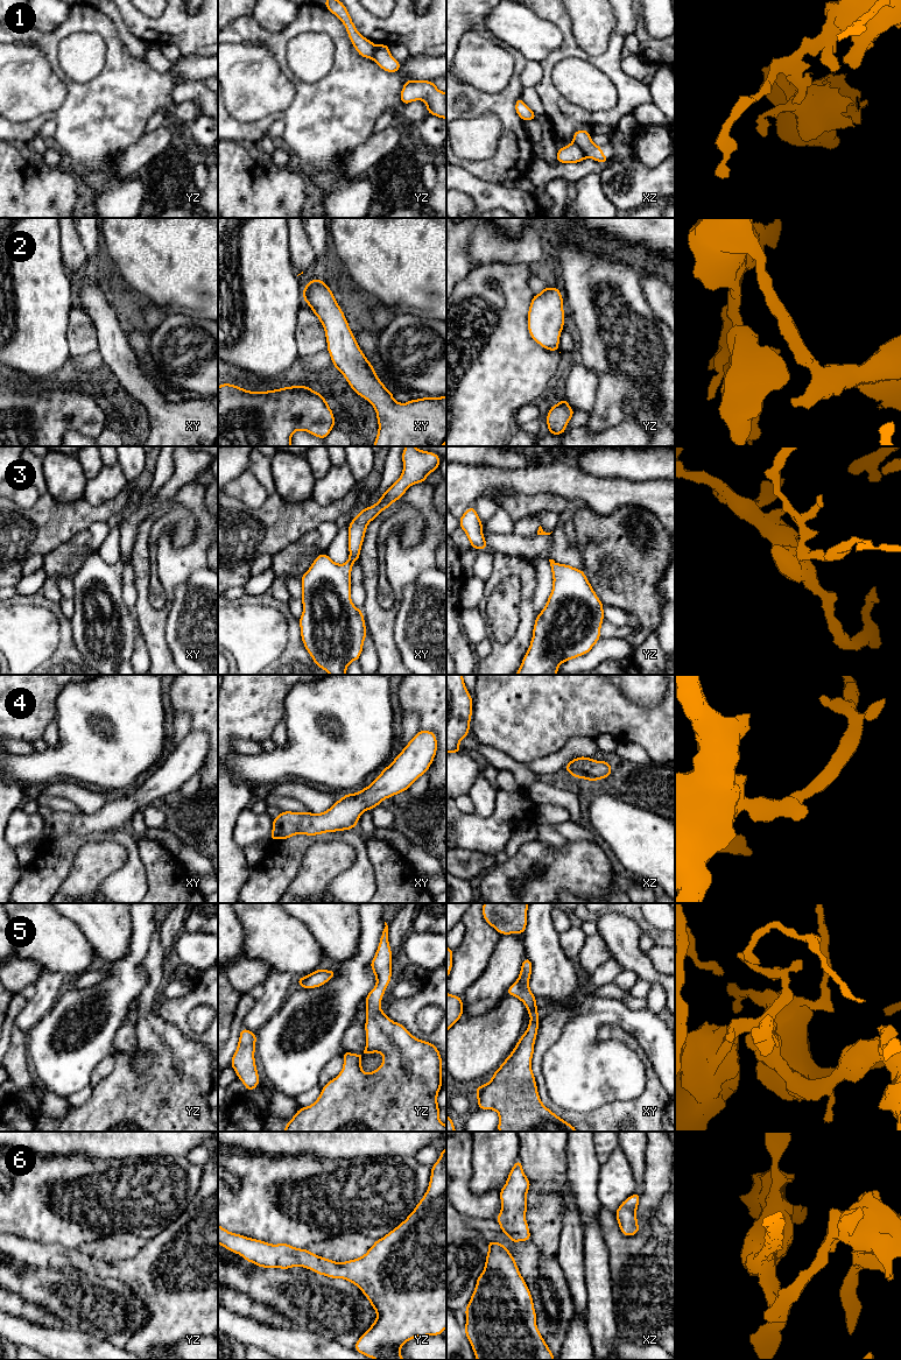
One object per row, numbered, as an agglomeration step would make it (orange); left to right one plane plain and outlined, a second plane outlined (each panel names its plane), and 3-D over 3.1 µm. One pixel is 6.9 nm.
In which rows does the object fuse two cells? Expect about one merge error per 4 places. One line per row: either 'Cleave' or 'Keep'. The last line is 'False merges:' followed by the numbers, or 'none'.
1: Cleave
2: Keep
3: Keep
4: Keep
5: Keep
6: Keep
False merges: 1

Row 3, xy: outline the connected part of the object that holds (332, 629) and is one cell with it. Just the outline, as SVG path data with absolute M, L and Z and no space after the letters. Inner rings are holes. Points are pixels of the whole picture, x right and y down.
M406 446L403 471L397 481L375 505L361 509L347 527L347 562L337 564L328 554L321 554L300 578L303 589L303 613L298 619L301 637L316 665L330 675L346 675L347 665L359 660L367 635L362 611L351 600L351 571L360 557L368 523L401 499L411 485L424 482L441 460L434 452Z

